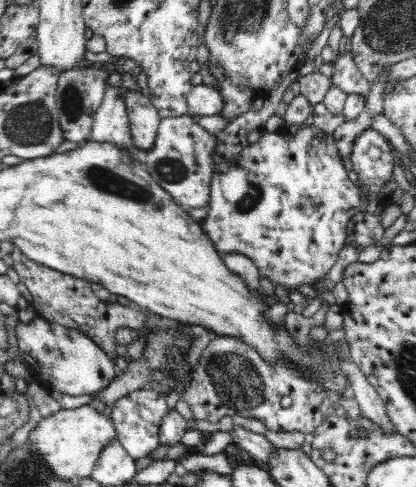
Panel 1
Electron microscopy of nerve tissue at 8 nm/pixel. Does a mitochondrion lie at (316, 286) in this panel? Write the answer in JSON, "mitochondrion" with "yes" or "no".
{"mitochondrion":"no"}

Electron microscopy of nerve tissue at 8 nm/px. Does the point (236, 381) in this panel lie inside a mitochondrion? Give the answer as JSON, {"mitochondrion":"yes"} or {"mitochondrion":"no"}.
{"mitochondrion":"yes"}

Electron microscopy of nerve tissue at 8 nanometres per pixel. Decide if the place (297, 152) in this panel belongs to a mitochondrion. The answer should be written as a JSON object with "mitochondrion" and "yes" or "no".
{"mitochondrion":"no"}

